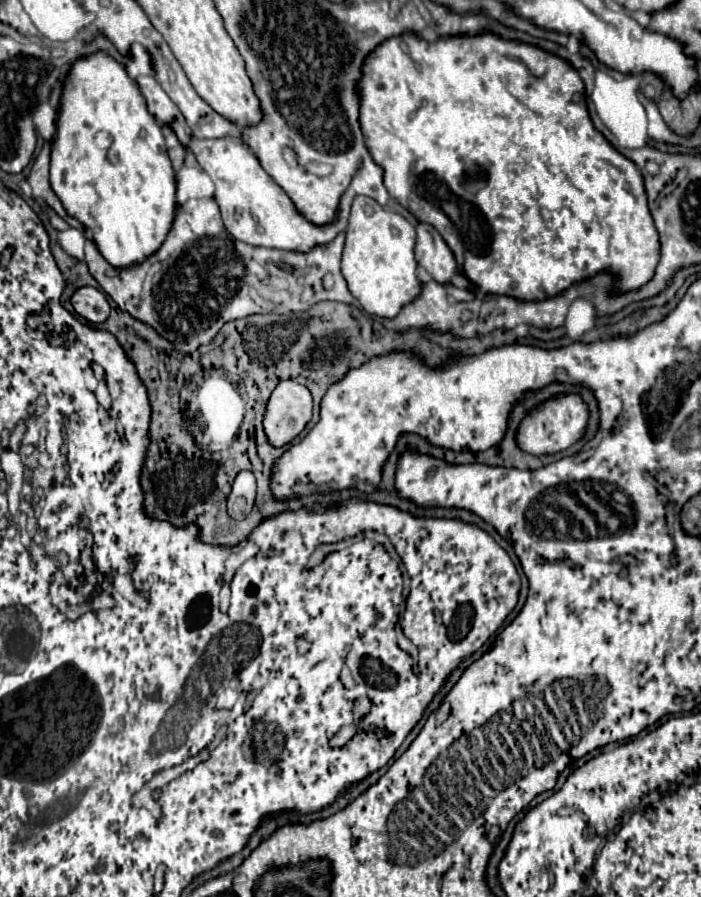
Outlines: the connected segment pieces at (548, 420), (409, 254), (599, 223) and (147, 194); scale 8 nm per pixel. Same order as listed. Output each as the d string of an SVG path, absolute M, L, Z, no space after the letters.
M561 396L557 400L549 400L541 406L537 406L529 418L525 418L519 426L519 434L517 434L517 442L519 446L529 452L529 454L553 454L553 452L561 452L565 448L569 448L571 444L575 444L587 426L587 408L583 404L583 400L579 396Z
M357 196L351 206L349 228L345 234L341 270L347 280L349 292L359 300L363 310L379 318L395 318L403 306L421 294L417 278L415 226L397 212L387 212L377 200Z
M403 34L389 38L367 56L359 86L363 100L359 116L361 128L373 160L383 166L387 192L415 218L437 228L445 242L449 238L449 248L453 250L459 268L465 274L467 262L467 278L485 294L505 294L521 298L523 302L539 302L553 298L553 294L561 294L561 290L567 290L573 284L585 282L599 272L613 270L613 274L617 274L617 290L639 290L653 278L657 254L661 254L661 240L657 238L653 216L649 214L643 174L635 162L619 154L605 136L595 130L583 98L583 80L565 60L551 56L537 46L509 42L493 34L473 38L451 36L439 38L437 42L419 40L415 34Z
M103 52L77 60L69 72L61 96L57 136L51 150L49 182L67 214L91 230L93 242L111 266L125 270L137 266L137 262L145 262L145 258L155 254L157 246L169 236L169 226L173 226L177 210L177 182L161 126L147 112L145 98L127 70Z

